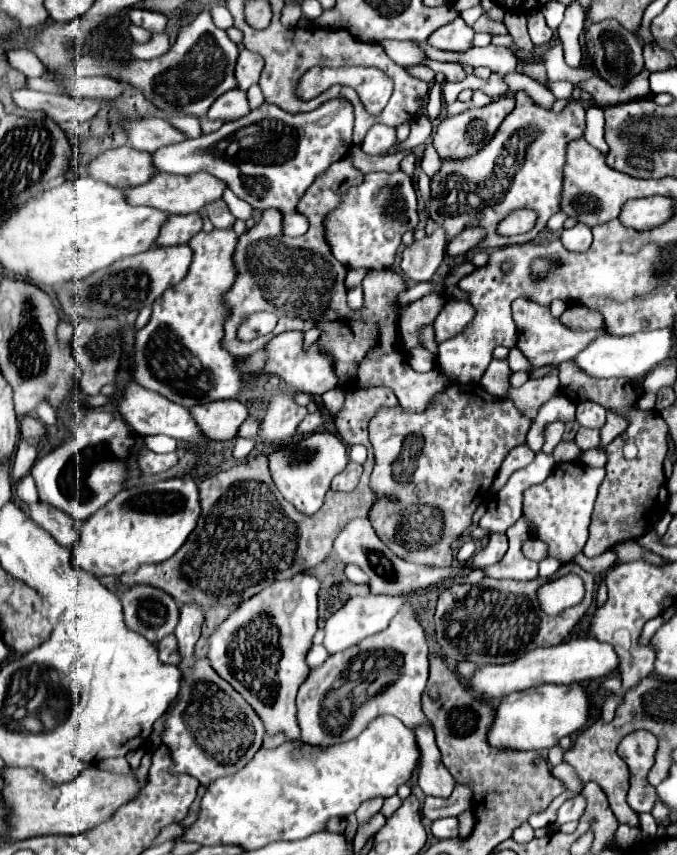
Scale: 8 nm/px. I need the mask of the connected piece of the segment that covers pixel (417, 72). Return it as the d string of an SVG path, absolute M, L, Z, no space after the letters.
M417 65L413 67L406 67L407 72L418 79L430 83L435 78L435 72L428 67L423 65Z

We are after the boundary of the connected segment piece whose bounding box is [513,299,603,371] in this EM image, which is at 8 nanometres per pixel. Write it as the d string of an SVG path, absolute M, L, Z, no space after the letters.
M515 299L513 301L513 321L517 325L517 345L523 345L523 355L529 359L529 371L549 365L561 365L563 361L569 361L575 357L581 349L585 349L593 337L597 337L603 331L573 331L561 325L559 319L555 319L549 311L549 307L543 307L539 303L533 303L529 299Z

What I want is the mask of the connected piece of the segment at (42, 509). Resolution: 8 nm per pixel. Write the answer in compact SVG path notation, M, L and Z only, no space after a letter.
M37 501L37 503L29 505L29 515L37 525L41 525L45 531L49 531L57 543L61 543L69 549L71 549L71 545L75 545L77 521L73 517L69 517L65 511L53 509L51 505Z

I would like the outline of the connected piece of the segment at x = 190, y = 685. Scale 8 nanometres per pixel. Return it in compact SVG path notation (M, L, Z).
M183 605L181 607L181 617L179 617L179 625L175 629L175 637L177 637L177 647L181 653L181 661L179 661L179 669L183 673L181 677L181 689L179 689L179 699L173 705L171 713L167 715L167 719L163 721L163 731L161 731L161 741L169 747L171 751L171 765L169 771L171 773L185 773L185 775L193 775L195 779L199 779L199 783L209 785L211 781L225 777L225 775L233 775L239 769L243 769L251 757L259 751L261 743L263 743L263 735L265 735L265 727L263 721L257 719L257 713L253 711L253 707L249 703L245 703L245 699L225 681L221 679L213 667L209 663L203 663L201 659L195 657L195 643L201 635L201 625L203 625L203 613L199 605Z

